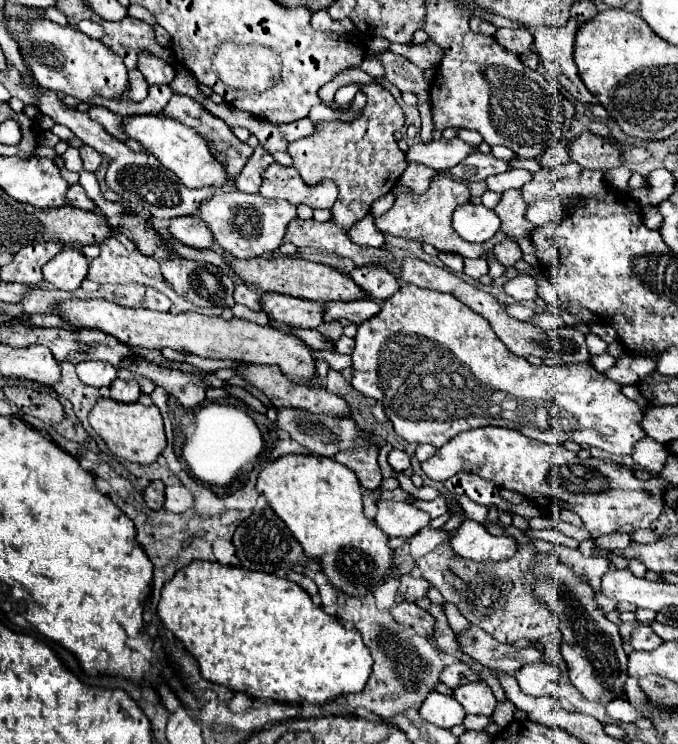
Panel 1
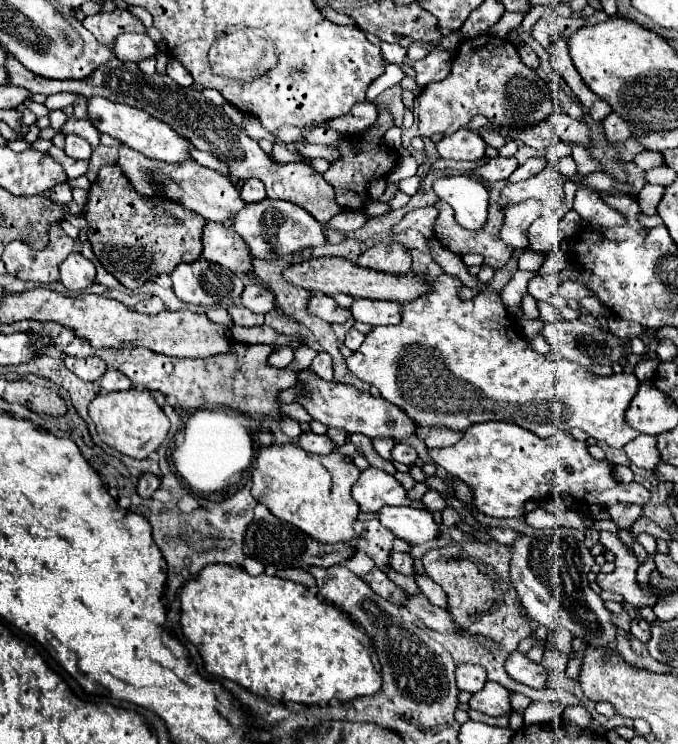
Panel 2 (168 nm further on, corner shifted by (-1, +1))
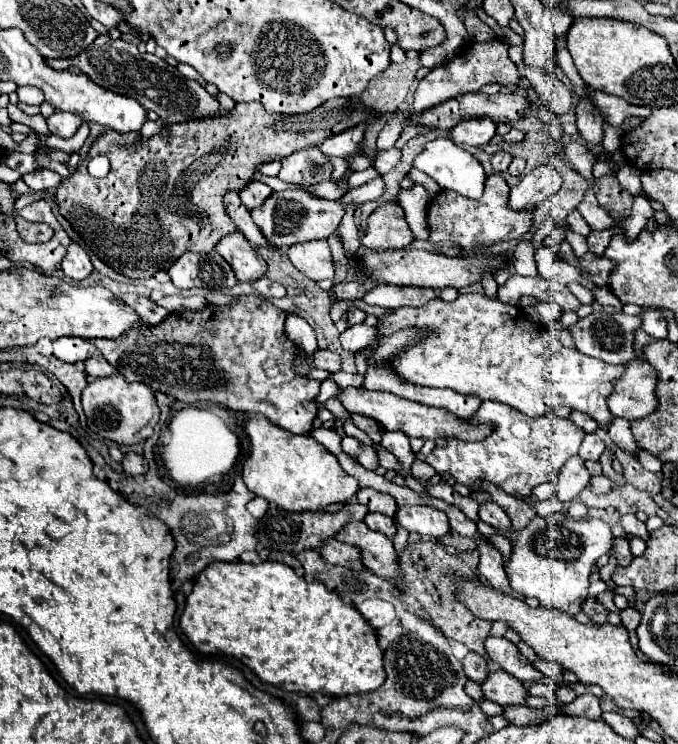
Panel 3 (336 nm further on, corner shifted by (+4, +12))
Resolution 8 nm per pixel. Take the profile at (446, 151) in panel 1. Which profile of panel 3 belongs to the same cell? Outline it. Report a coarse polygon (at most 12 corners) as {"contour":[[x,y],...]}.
{"contour":[[470,118],[450,130],[460,146],[484,146],[496,134],[492,118]]}

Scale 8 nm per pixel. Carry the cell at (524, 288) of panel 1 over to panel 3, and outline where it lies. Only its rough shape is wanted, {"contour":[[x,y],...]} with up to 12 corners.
{"contour":[[552,248],[536,250],[540,276],[560,284],[578,282],[588,290],[586,280],[576,266],[556,260]]}

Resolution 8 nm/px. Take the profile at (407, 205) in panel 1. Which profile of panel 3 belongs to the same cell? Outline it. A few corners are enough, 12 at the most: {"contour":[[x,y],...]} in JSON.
{"contour":[[486,178],[478,200],[440,190],[430,242],[466,250],[516,240],[532,210],[508,206],[508,184]]}

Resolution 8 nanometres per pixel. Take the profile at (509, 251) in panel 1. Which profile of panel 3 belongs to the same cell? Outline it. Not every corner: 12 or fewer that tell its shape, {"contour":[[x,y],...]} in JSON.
{"contour":[[538,164],[510,190],[510,208],[534,210],[556,194],[562,176]]}

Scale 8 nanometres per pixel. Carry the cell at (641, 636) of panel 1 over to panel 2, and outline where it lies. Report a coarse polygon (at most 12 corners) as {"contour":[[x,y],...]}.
{"contour":[[635,617],[631,633],[639,641],[647,643],[651,639],[651,627]]}

